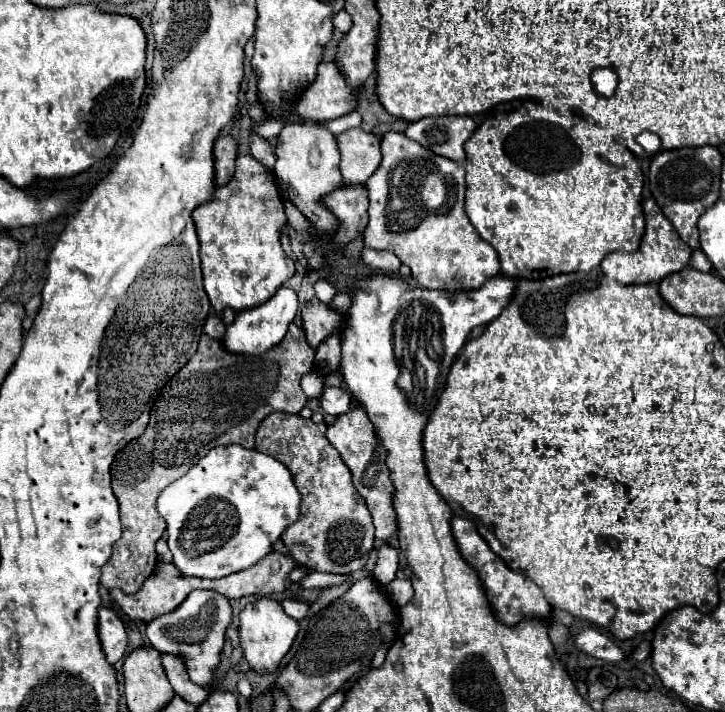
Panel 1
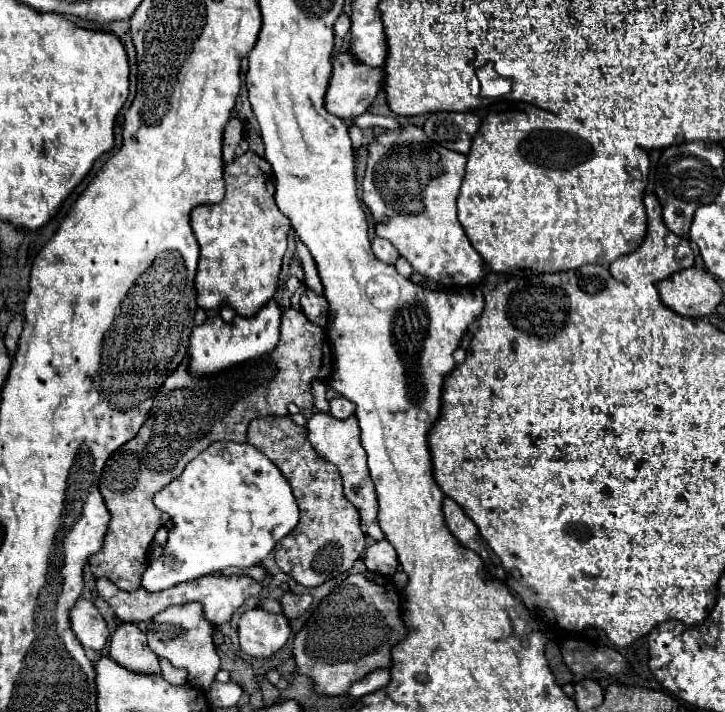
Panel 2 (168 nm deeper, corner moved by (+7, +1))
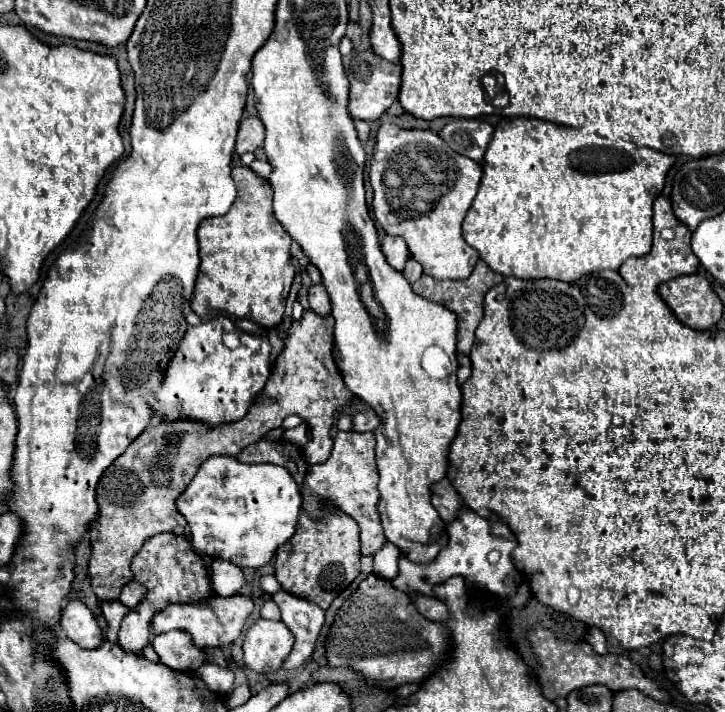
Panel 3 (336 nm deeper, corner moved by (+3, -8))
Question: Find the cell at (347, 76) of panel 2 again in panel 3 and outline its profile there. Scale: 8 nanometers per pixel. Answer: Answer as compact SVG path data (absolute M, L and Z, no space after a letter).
M362 51L356 53L346 69L348 81L350 81L350 99L348 99L348 113L352 119L362 121L376 121L396 99L400 91L400 75L402 67L400 63L390 63L380 59L374 51Z

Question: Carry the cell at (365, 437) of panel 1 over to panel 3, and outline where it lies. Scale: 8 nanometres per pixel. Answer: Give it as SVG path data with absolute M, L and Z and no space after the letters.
M338 431L334 437L334 447L330 457L320 463L312 465L308 471L308 477L304 479L304 507L312 517L320 515L320 505L310 503L312 501L332 501L334 507L348 513L352 519L360 525L360 541L362 541L362 555L374 555L380 551L386 543L380 515L378 513L378 501L380 493L376 489L378 485L378 469L374 461L374 433L356 433L356 431Z

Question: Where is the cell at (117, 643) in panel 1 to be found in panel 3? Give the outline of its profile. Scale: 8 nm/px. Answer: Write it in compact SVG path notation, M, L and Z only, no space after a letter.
M70 601L64 607L60 625L66 637L84 649L96 649L100 647L100 643L104 643L104 635L102 629L98 627L96 617L82 601Z

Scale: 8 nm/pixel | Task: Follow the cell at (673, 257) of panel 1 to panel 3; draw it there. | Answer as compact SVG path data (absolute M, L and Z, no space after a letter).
M658 197L654 201L654 245L652 245L652 251L644 257L630 257L628 261L622 263L618 273L622 275L622 279L628 285L650 285L650 287L658 287L660 283L670 281L678 275L696 273L700 261L696 259L696 255L692 255L690 235L692 233L684 225L680 225L678 219L674 219L670 201L666 197Z

